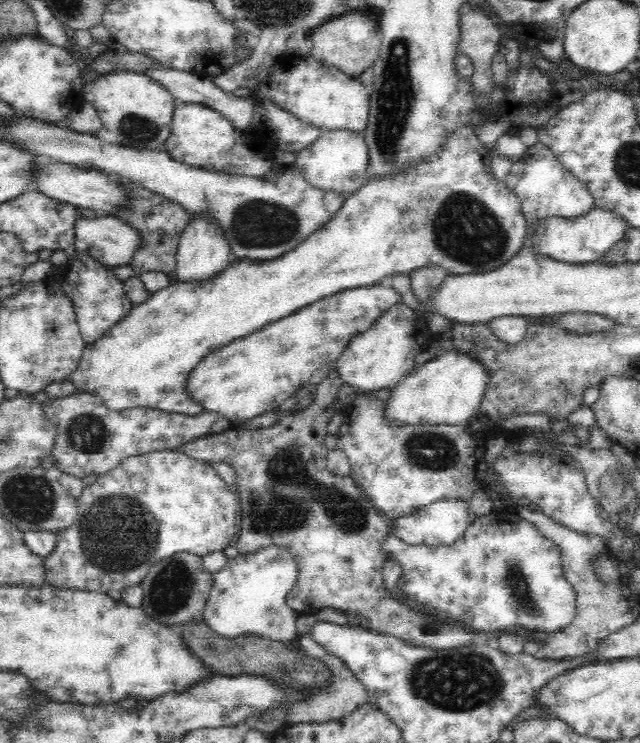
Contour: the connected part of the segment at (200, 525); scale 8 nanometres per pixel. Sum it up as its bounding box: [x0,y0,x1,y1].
[43,450,240,593]

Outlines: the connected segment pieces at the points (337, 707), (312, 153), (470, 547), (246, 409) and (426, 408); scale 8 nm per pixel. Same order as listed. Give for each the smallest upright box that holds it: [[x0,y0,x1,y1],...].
[[287,652,367,725],[294,130,369,198],[382,509,575,638],[186,283,400,425],[386,351,488,426]]

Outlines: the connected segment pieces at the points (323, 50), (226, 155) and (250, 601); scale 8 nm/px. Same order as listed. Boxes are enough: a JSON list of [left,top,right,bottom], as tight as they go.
[[308,12,381,78],[163,104,275,177],[202,546,299,643]]

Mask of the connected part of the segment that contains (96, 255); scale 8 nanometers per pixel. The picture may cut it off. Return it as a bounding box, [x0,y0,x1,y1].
[74,213,141,269]

